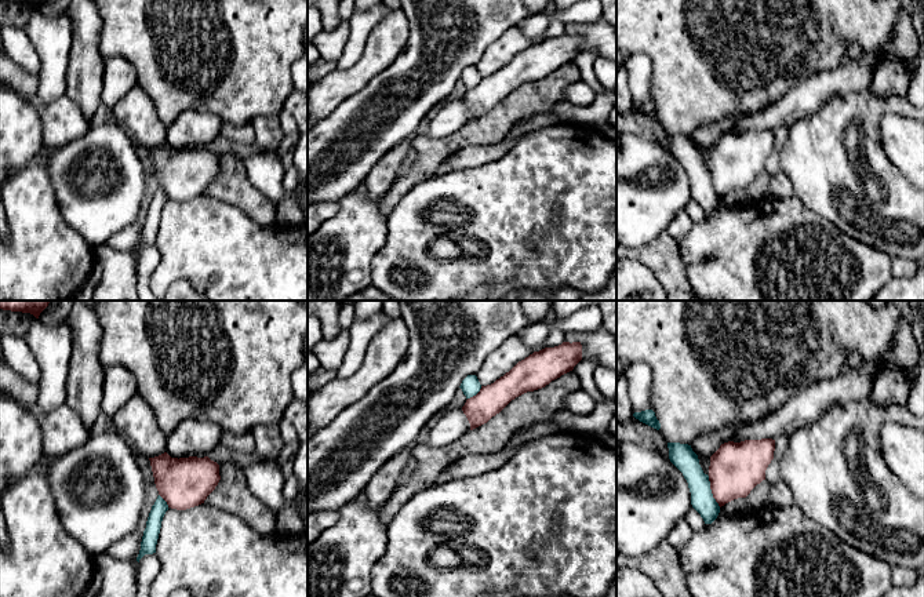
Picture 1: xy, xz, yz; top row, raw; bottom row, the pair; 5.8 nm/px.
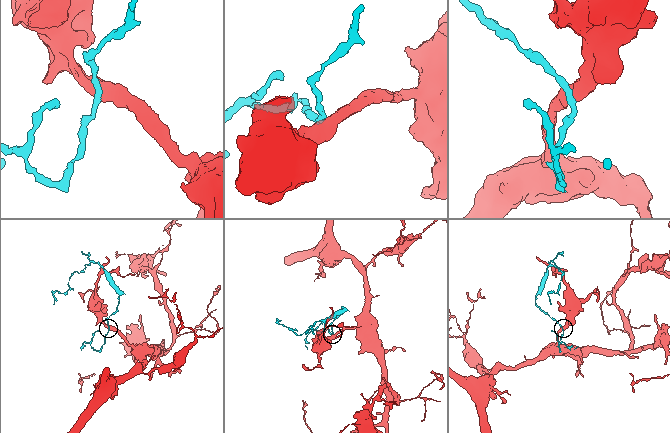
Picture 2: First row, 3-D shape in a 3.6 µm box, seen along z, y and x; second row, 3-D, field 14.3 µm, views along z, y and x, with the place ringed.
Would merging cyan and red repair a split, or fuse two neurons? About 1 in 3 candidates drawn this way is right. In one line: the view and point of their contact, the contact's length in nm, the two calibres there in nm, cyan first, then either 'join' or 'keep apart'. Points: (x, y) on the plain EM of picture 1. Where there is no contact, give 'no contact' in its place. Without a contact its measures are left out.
contact yz (710, 182); length 200 nm; calibres 140 and 300 nm; keep apart

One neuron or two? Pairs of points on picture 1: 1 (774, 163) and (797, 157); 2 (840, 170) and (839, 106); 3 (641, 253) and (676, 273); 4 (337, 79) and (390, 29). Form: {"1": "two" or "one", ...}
{"1": "two", "2": "one", "3": "one", "4": "one"}

